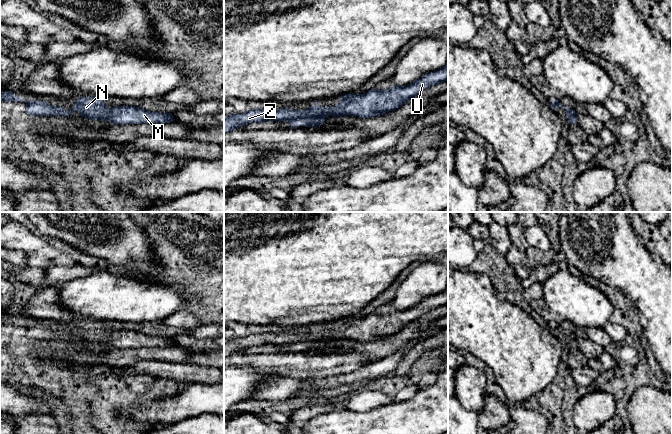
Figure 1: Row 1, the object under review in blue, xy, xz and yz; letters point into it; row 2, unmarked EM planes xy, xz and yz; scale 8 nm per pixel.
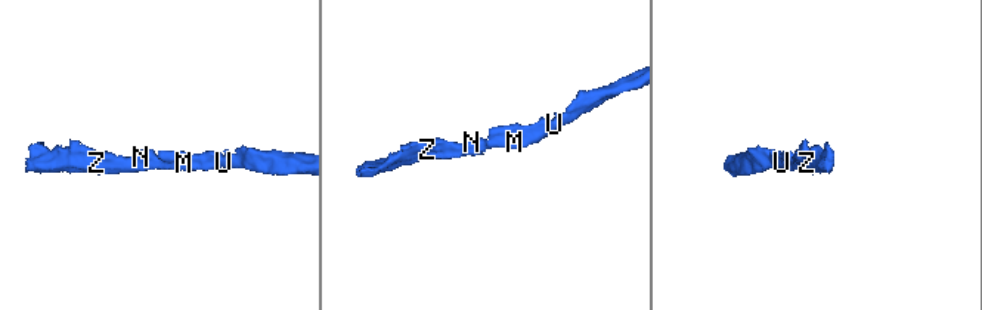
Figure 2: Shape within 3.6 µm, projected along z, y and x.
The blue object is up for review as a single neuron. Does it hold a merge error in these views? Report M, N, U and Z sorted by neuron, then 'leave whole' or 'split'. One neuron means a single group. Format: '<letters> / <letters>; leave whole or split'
M N U Z; leave whole

